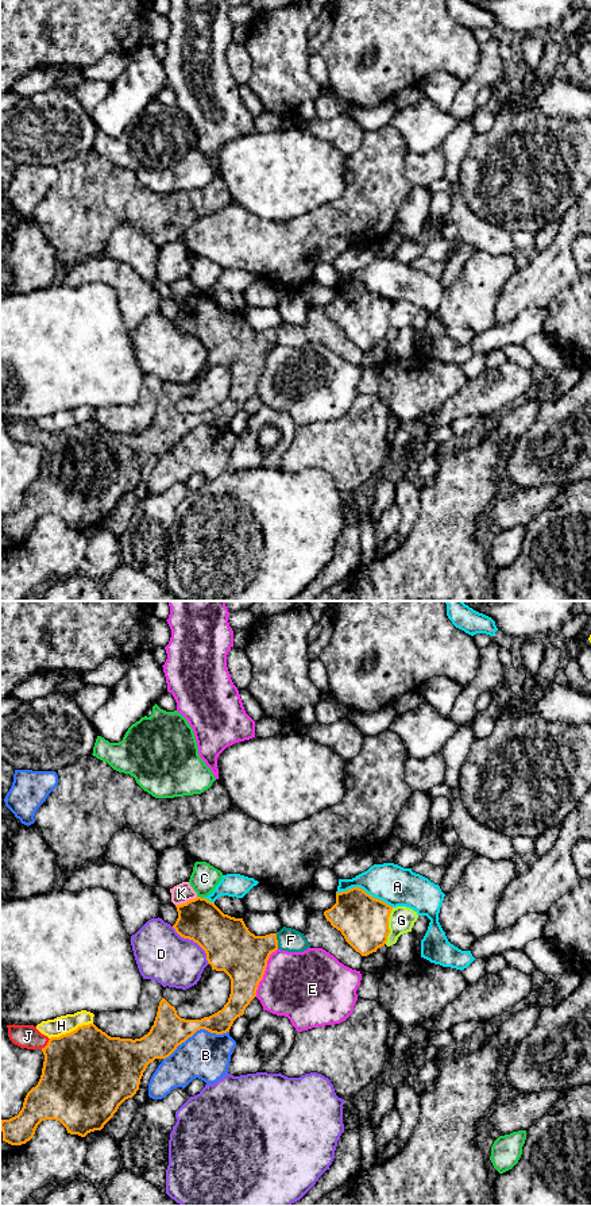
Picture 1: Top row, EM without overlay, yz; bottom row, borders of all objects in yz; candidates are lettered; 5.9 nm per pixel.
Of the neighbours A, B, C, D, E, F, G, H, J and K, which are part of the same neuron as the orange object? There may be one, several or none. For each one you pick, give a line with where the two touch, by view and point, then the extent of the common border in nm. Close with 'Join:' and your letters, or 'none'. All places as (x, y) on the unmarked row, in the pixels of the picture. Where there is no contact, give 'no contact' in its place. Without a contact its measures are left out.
J: contact yz (47, 439); length 90 nm
Join: J

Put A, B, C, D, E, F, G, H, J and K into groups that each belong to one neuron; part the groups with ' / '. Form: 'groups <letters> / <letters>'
groups A / B / C / D / E / F / G / H / J / K

